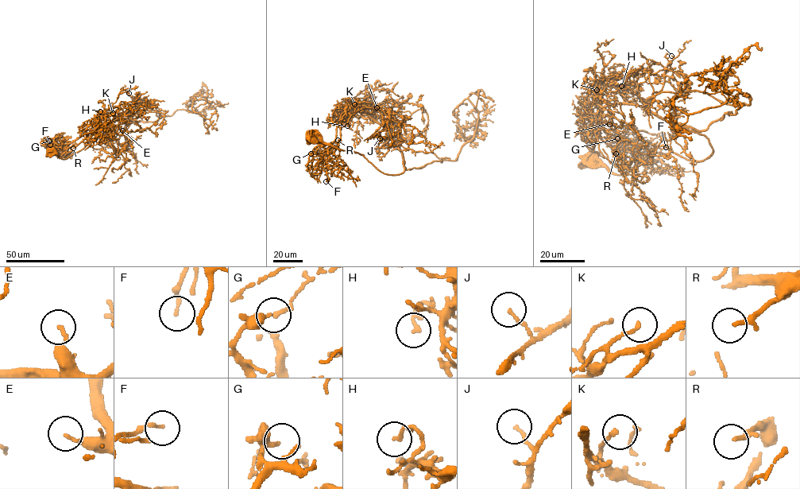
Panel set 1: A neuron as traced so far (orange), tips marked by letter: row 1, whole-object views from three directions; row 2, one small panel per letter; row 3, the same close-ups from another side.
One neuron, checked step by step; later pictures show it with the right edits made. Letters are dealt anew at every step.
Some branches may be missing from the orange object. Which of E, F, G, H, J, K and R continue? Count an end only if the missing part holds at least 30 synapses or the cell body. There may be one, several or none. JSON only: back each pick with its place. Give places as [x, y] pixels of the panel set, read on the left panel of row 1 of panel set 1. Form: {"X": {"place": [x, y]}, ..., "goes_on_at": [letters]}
{"E": {"place": [122, 130]}, "R": {"place": [73, 148]}, "goes_on_at": ["E", "R"]}

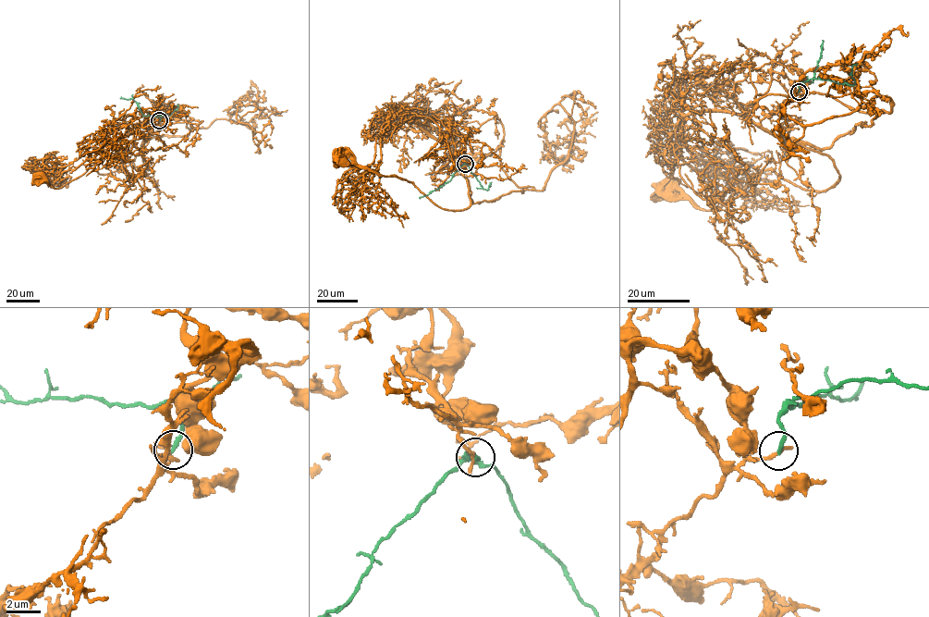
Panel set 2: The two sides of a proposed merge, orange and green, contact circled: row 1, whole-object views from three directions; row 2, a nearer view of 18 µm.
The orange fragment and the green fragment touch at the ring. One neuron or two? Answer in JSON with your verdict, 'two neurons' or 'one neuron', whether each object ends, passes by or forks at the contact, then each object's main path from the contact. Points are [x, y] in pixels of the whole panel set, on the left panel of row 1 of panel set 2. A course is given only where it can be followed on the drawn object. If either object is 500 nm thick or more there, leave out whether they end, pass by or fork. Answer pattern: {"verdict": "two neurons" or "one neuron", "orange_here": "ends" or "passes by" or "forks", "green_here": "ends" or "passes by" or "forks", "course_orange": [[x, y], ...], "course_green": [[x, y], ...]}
{"verdict": "two neurons", "orange_here": "ends", "green_here": "ends", "course_orange": [[159, 120], [142, 151], [125, 166], [99, 174], [93, 165], [90, 166], [59, 188], [37, 180]], "course_green": [[160, 120], [160, 116], [144, 116], [132, 99], [120, 98]]}

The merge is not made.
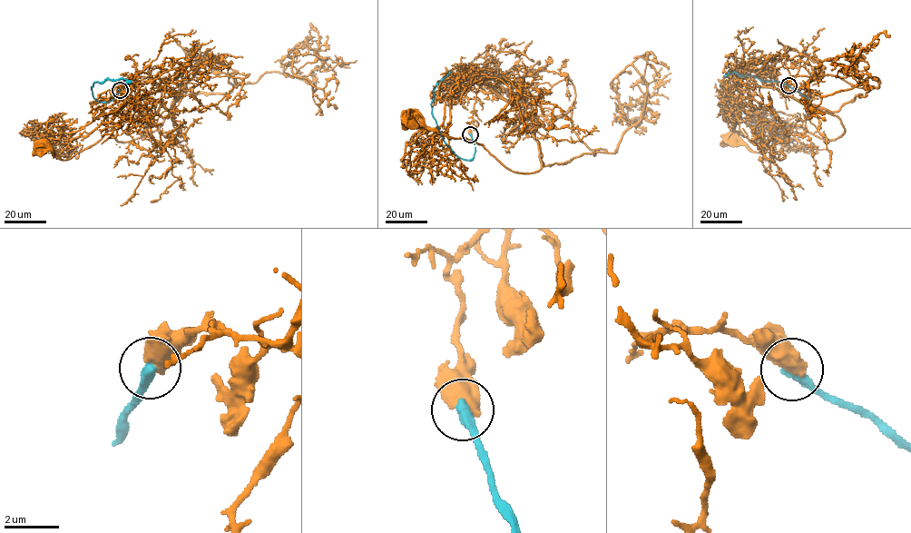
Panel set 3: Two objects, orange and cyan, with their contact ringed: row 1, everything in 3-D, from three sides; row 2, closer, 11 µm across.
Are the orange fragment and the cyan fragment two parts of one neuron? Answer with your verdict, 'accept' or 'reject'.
reject

